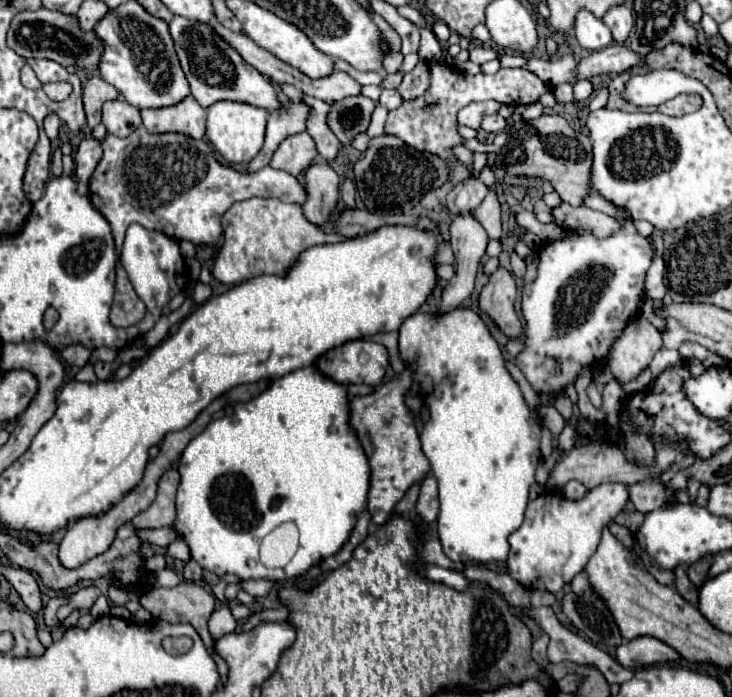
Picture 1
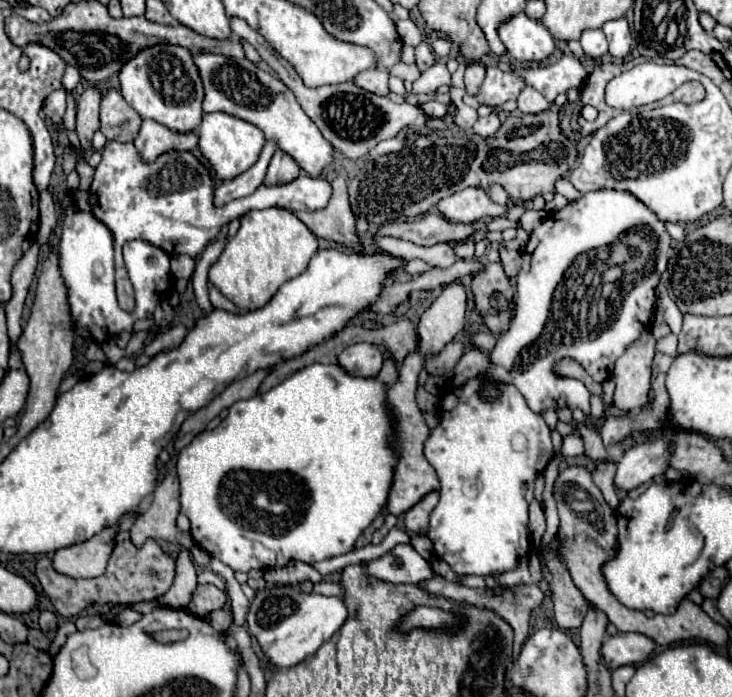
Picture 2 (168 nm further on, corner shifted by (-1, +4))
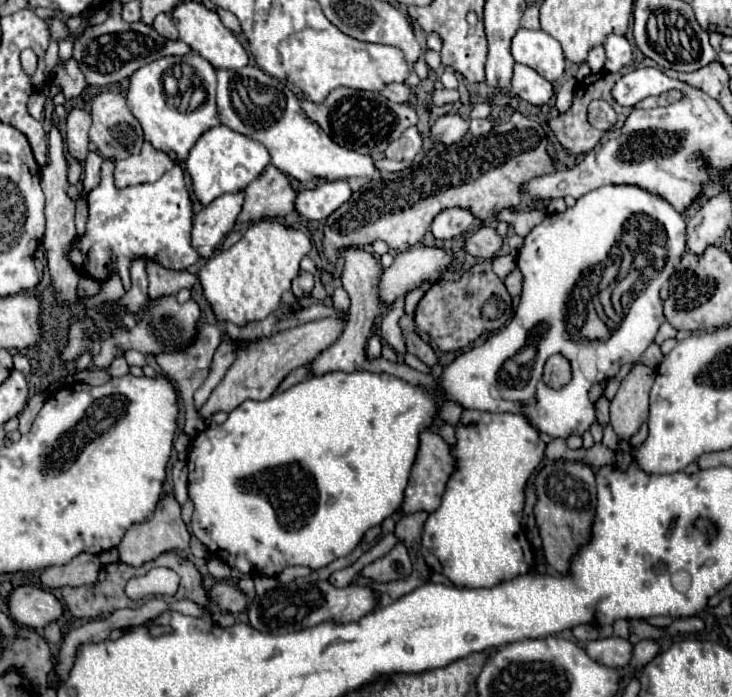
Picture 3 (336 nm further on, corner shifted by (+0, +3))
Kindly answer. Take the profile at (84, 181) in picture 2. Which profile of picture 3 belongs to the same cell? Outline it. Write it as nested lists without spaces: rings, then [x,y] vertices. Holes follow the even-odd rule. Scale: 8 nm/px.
[[[71,109],[67,115],[67,151],[77,159],[85,161],[87,145],[89,145],[89,127],[91,127],[91,113],[85,109]]]

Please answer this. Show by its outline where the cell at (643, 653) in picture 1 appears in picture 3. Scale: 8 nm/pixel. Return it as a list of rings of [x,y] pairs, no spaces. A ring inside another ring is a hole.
[[[607,637],[607,639],[589,641],[585,651],[587,651],[587,655],[591,655],[591,659],[595,659],[597,663],[607,665],[611,669],[627,667],[633,657],[633,645],[621,637]]]

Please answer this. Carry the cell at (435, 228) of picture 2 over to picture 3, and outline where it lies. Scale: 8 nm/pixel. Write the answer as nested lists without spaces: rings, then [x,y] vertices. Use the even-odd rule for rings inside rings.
[[[483,225],[477,231],[473,231],[467,239],[463,249],[479,259],[491,259],[501,247],[501,237],[495,233],[491,225]]]

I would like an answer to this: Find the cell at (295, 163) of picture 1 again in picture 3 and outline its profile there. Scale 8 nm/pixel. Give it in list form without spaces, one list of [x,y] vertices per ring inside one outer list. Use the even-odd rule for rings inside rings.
[[[267,165],[265,171],[245,189],[243,211],[239,223],[257,221],[261,217],[285,217],[293,211],[295,191],[285,173],[275,165]]]

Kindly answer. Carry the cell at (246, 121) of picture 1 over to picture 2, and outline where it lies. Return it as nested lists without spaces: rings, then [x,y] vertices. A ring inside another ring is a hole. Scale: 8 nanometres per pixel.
[[[224,112],[204,114],[198,130],[198,148],[220,180],[232,180],[248,170],[258,160],[264,142],[266,140],[260,128]]]

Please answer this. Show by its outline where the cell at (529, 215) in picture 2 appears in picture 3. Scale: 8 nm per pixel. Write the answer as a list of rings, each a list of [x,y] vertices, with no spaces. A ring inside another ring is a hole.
[[[451,207],[451,209],[443,209],[433,219],[431,231],[437,239],[451,239],[451,237],[459,237],[461,233],[465,233],[473,221],[475,221],[475,215],[469,209]]]

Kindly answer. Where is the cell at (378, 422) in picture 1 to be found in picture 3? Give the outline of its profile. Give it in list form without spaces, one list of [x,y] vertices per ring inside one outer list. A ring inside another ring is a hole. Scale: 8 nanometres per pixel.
[[[421,431],[419,435],[419,451],[415,465],[409,475],[409,483],[405,487],[405,499],[403,499],[403,513],[415,513],[415,511],[435,511],[441,503],[441,495],[445,491],[445,483],[449,479],[449,473],[453,471],[453,457],[449,445],[433,431]]]

